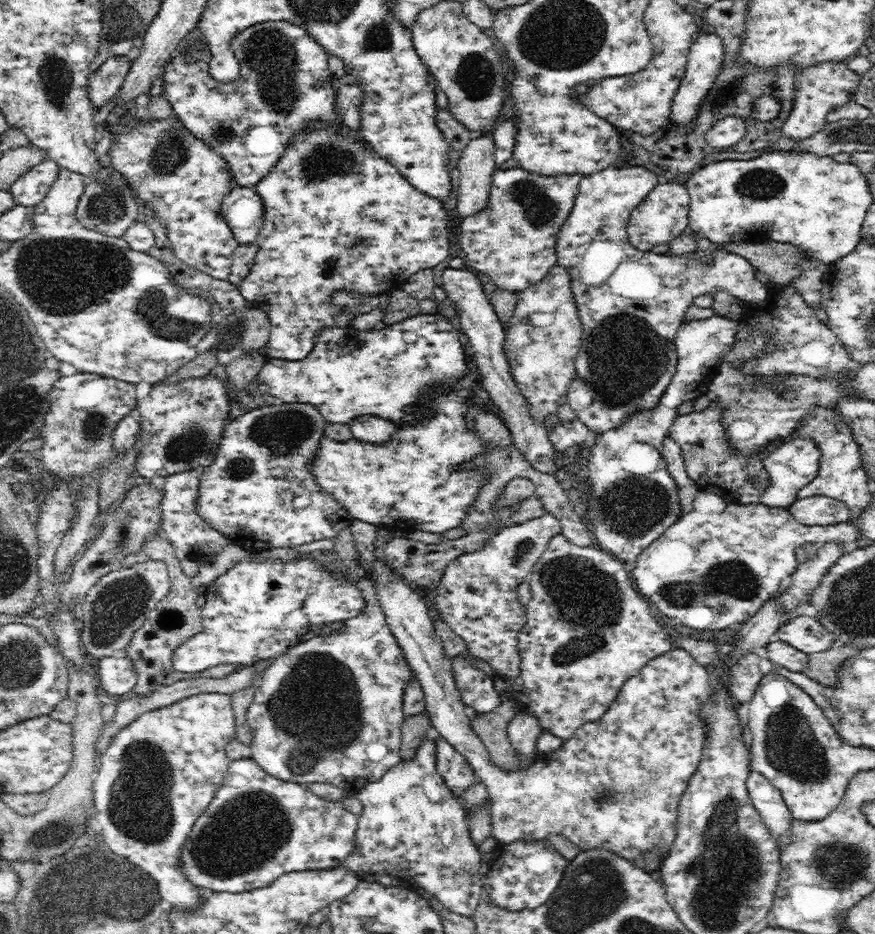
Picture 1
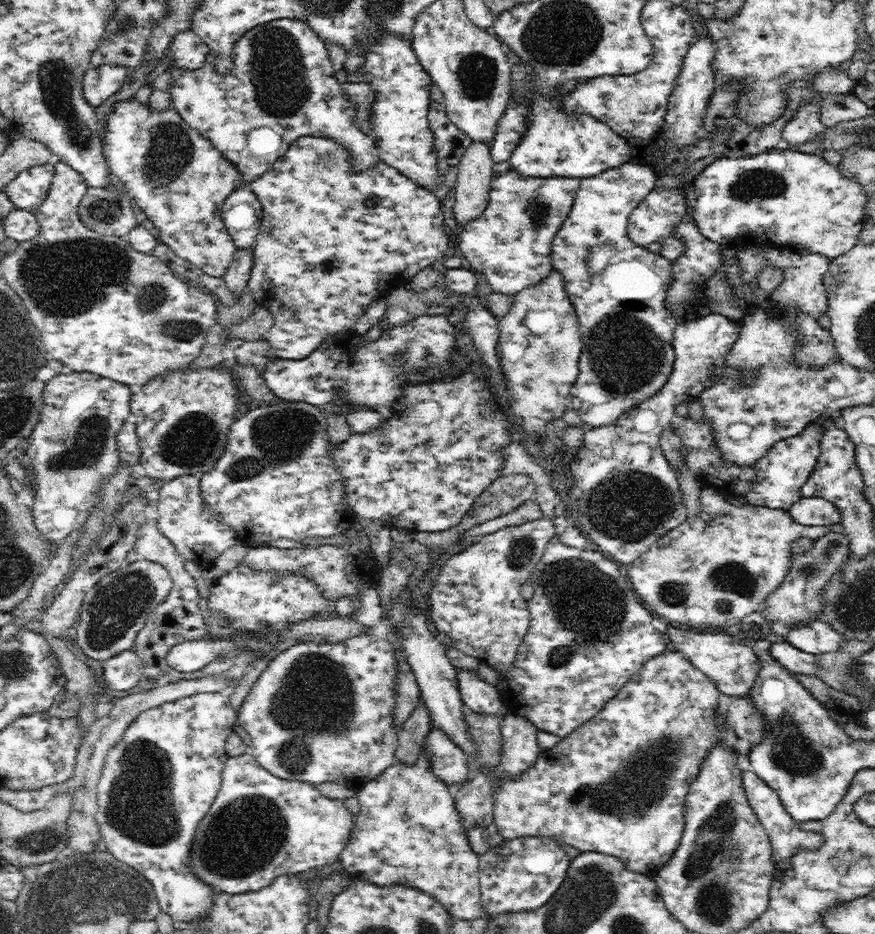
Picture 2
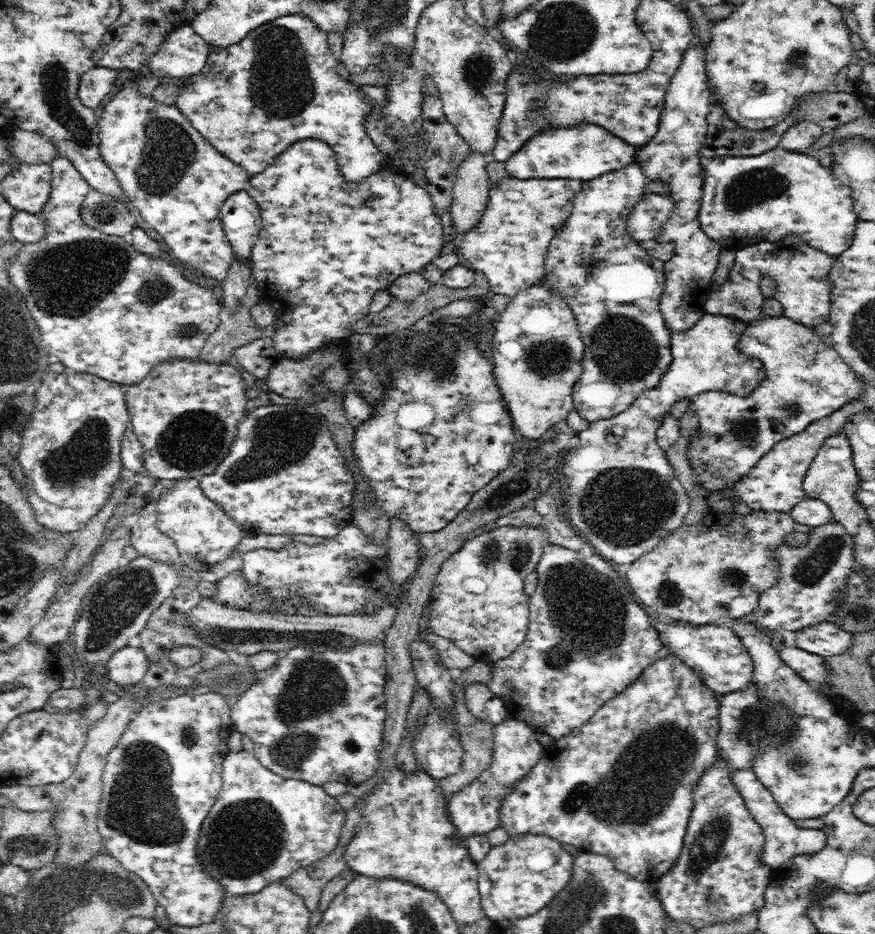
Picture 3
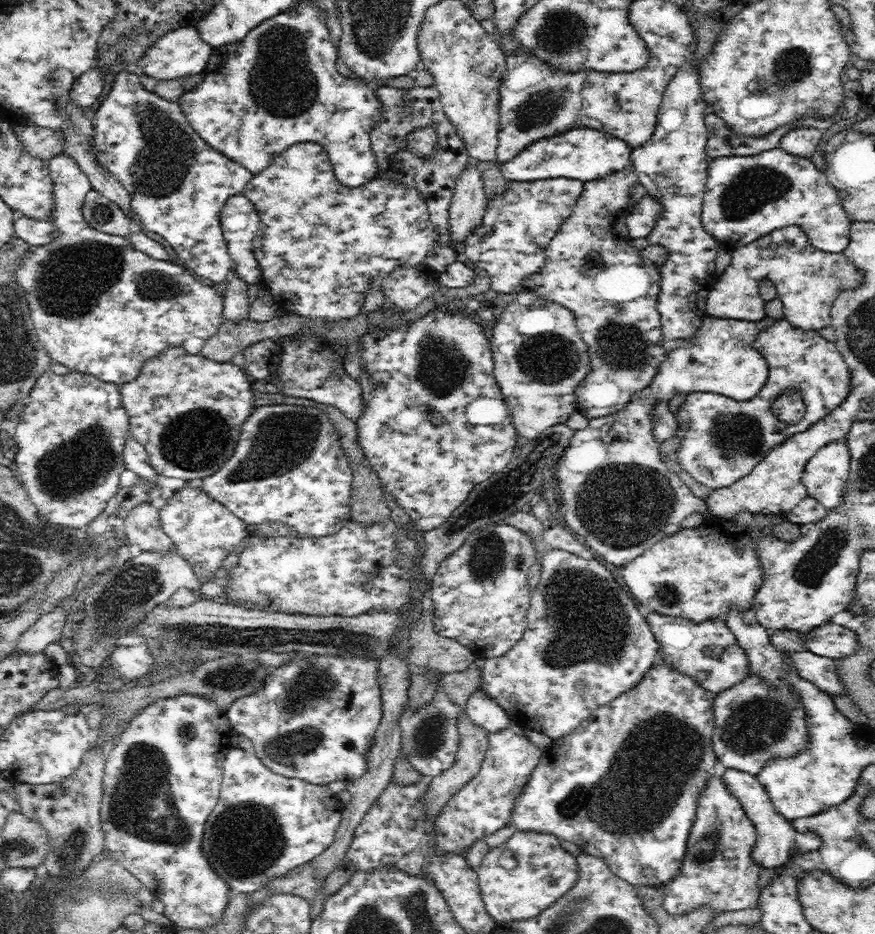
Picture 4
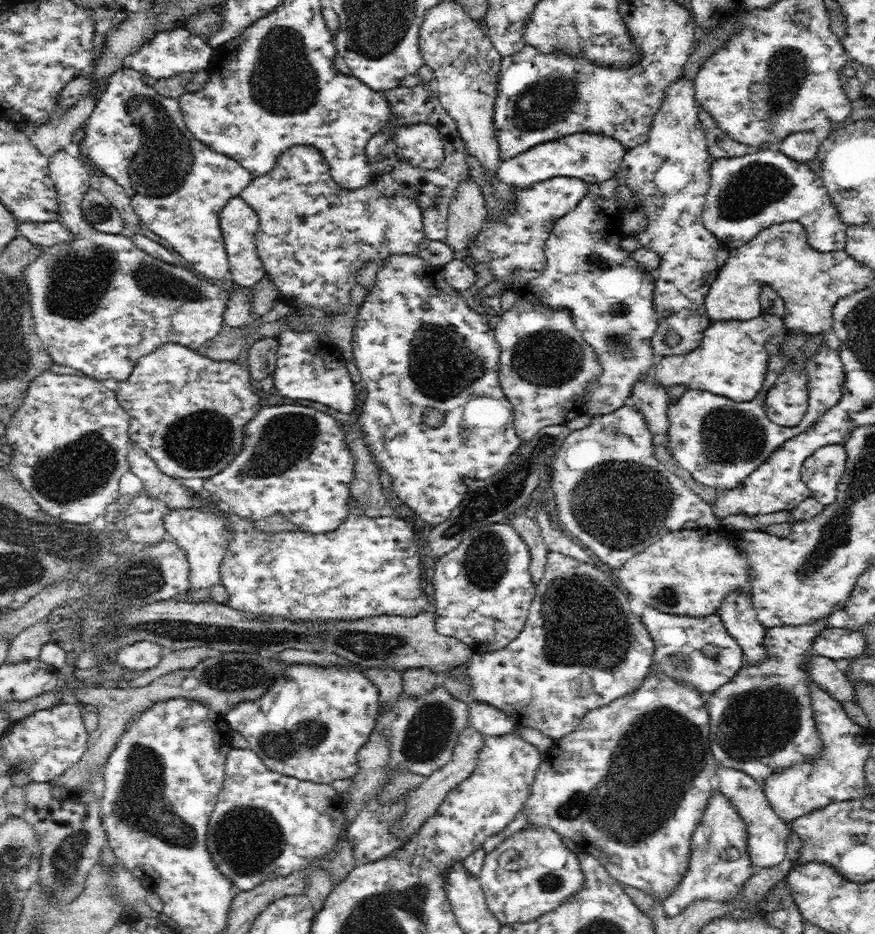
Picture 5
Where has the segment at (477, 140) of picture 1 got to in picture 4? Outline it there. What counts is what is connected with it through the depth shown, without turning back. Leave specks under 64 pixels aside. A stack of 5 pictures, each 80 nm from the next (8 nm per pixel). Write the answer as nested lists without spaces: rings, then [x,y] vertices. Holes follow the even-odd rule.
[[[471,161],[456,178],[456,187],[449,209],[451,244],[465,242],[482,224],[490,201],[485,195],[482,173]]]

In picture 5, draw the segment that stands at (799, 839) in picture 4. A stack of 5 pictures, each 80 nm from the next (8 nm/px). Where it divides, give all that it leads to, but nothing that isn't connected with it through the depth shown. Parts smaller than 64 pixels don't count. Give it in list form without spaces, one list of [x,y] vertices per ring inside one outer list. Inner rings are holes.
[[[720,767],[718,772],[717,792],[725,802],[738,813],[738,817],[745,824],[745,850],[751,860],[751,868],[755,872],[758,868],[772,868],[783,862],[786,852],[785,838],[790,827],[786,826],[773,812],[763,787],[754,782],[745,772]]]

